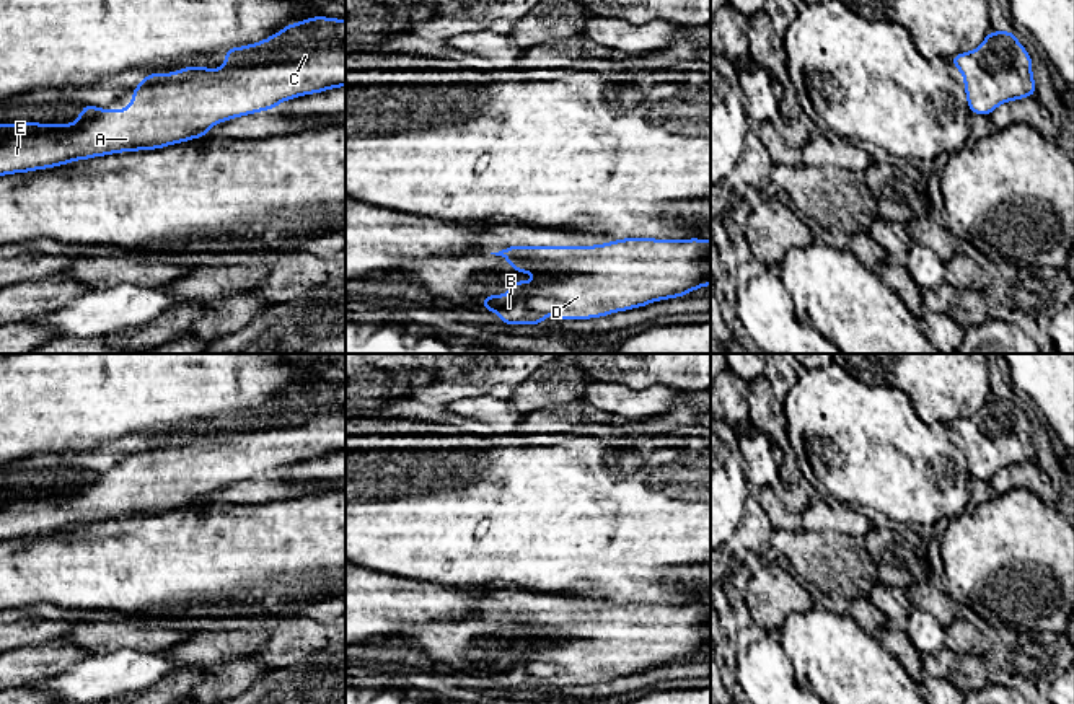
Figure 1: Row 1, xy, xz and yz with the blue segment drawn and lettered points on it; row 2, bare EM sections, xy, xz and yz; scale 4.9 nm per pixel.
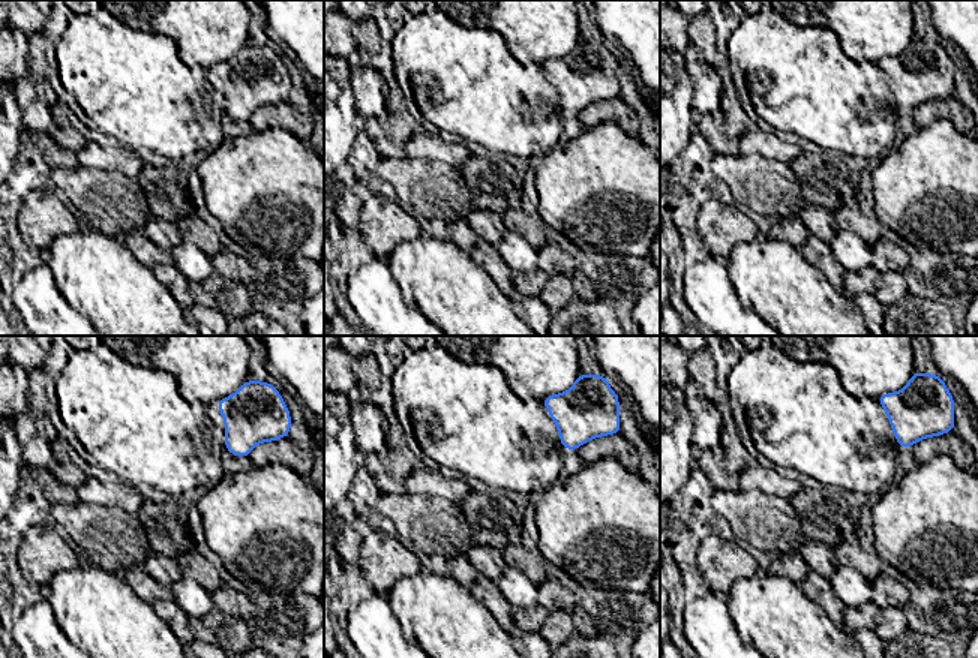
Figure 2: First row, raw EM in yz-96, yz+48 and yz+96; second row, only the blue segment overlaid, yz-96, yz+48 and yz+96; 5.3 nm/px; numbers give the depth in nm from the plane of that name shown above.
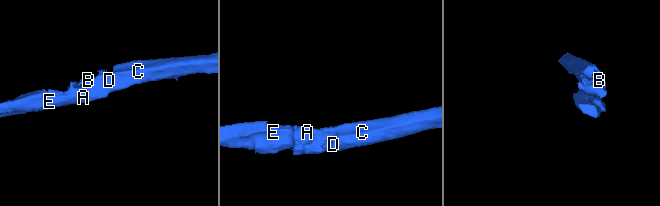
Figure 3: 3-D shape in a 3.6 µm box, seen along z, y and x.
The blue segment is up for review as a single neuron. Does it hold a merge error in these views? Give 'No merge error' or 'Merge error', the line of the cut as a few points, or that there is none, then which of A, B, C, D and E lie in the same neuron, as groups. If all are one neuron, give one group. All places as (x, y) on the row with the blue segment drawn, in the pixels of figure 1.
No merge error. No split. Groups: A B C D E

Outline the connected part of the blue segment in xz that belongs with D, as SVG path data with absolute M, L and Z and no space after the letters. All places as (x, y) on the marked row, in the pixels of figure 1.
M616 238L613 243L593 244L593 246L505 246L499 253L491 253L495 256L502 256L508 261L512 271L517 272L535 272L538 275L536 282L510 282L507 295L484 295L482 297L482 311L497 311L499 323L502 324L544 324L546 316L549 311L554 311L554 318L559 319L590 319L608 316L614 311L627 311L632 308L640 308L650 305L652 301L668 300L684 297L686 293L711 285L711 240L704 241L701 238L689 238L689 240L655 240L655 238Z

